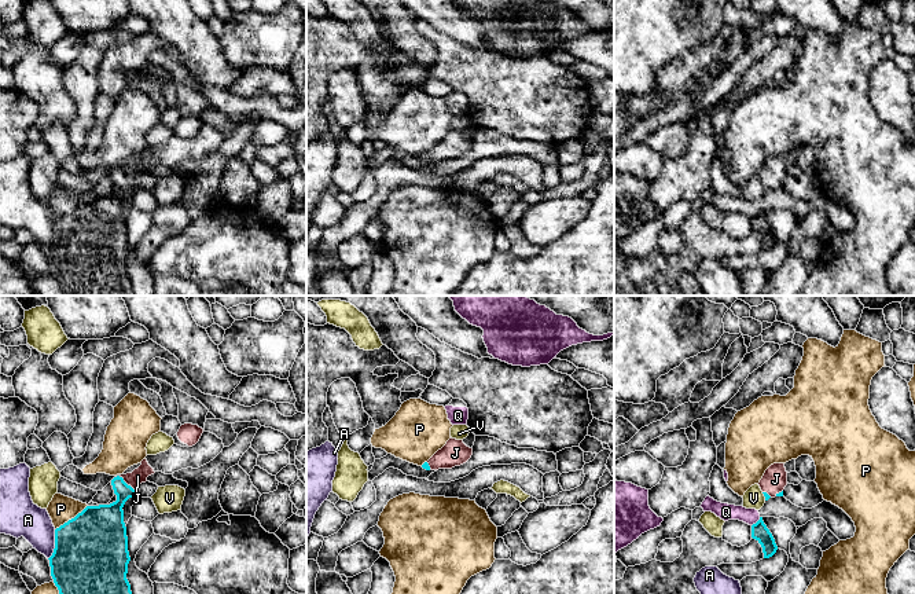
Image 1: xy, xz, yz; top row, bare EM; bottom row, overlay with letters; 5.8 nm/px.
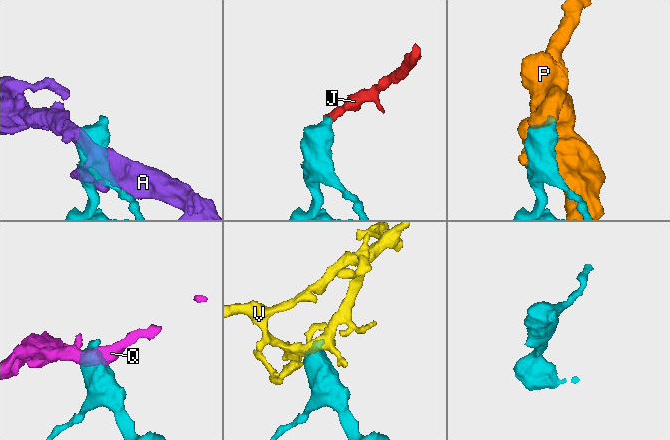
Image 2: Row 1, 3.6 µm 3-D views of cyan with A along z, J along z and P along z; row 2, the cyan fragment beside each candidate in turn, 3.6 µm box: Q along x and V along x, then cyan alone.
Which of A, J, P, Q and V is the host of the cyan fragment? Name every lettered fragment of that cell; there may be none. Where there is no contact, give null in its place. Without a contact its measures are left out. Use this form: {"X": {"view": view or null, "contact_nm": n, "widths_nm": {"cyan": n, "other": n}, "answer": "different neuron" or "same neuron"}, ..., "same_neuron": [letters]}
{"A": {"view": "xy", "contact_nm": 180, "widths_nm": {"cyan": 440, "other": 220}, "answer": "different neuron"}, "J": {"view": "xy", "contact_nm": 130, "widths_nm": {"cyan": 190, "other": 90}, "answer": "same neuron"}, "P": {"view": "xy", "contact_nm": 240, "widths_nm": {"cyan": 440, "other": 160}, "answer": "different neuron"}, "Q": {"view": "yz", "contact_nm": 80, "widths_nm": {"cyan": 100, "other": 100}, "answer": "different neuron"}, "V": {"view": "yz", "contact_nm": 50, "widths_nm": {"cyan": 30, "other": 120}, "answer": "different neuron"}, "same_neuron": ["J"]}

